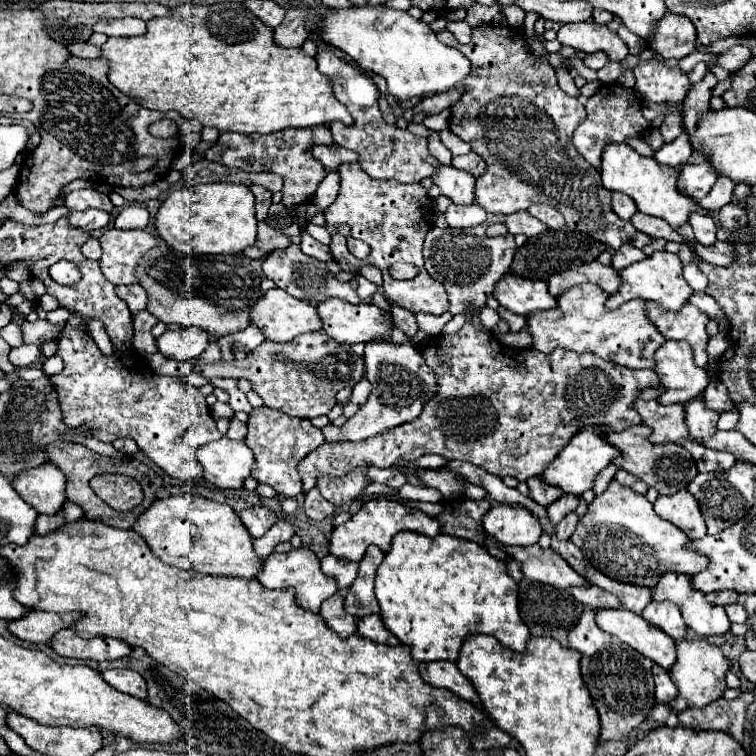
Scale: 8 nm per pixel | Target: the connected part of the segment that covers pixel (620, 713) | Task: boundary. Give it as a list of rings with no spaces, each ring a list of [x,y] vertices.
[[[584,610],[578,624],[568,634],[570,648],[582,654],[582,678],[592,694],[594,706],[598,708],[602,730],[602,740],[626,740],[632,730],[636,730],[656,704],[654,700],[654,682],[652,682],[652,666],[654,662],[644,658],[634,648],[626,646],[618,638],[606,634],[596,624],[596,612]]]

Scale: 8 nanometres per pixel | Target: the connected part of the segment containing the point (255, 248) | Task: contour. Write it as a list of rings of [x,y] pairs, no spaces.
[[[258,222],[258,236],[252,246],[244,250],[248,258],[264,258],[276,248],[286,248],[290,244],[290,238],[284,236],[282,232],[270,228],[266,222]]]

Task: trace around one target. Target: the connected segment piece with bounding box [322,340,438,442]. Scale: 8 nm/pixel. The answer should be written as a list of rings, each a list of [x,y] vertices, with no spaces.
[[[374,340],[374,342],[366,344],[364,364],[366,364],[366,376],[372,384],[372,392],[370,392],[368,400],[360,406],[360,410],[352,418],[348,418],[348,422],[342,428],[336,428],[334,424],[326,424],[322,428],[324,438],[328,442],[338,442],[338,440],[356,440],[358,442],[358,440],[374,436],[382,430],[416,420],[420,416],[420,412],[424,410],[426,402],[430,398],[434,398],[438,392],[436,374],[430,370],[430,366],[422,358],[420,350],[416,350],[410,342],[396,346],[388,340]]]

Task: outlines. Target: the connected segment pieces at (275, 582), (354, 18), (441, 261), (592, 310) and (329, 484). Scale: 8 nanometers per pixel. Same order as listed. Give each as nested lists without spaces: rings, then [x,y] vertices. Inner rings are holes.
[[[298,548],[298,550],[290,550],[286,554],[270,554],[266,560],[264,560],[264,566],[262,566],[262,572],[258,574],[258,582],[264,586],[264,588],[270,588],[270,590],[276,590],[276,588],[296,588],[296,600],[302,608],[310,610],[310,612],[320,612],[320,604],[330,598],[338,586],[336,586],[336,580],[332,580],[330,576],[326,576],[320,568],[320,560],[316,558],[316,554],[308,548]]]
[[[386,6],[330,10],[320,34],[328,44],[346,52],[362,70],[384,76],[388,92],[402,102],[446,92],[470,74],[470,60],[466,60],[466,56],[456,48],[442,44],[428,24],[412,18],[408,12]]]
[[[430,228],[424,240],[424,260],[426,270],[434,280],[440,280],[448,292],[450,298],[450,312],[452,314],[466,314],[466,310],[472,306],[474,312],[470,316],[470,322],[478,328],[480,322],[480,310],[486,304],[486,300],[492,296],[496,282],[508,272],[512,258],[516,252],[516,242],[512,234],[488,238],[484,232],[480,234],[478,228],[458,230],[458,228]]]
[[[582,284],[578,288],[570,288],[570,292],[566,292],[566,296],[558,298],[558,308],[550,310],[550,312],[534,312],[534,316],[530,316],[530,320],[526,320],[528,328],[532,332],[532,338],[534,338],[532,346],[538,348],[540,352],[550,352],[556,346],[574,350],[574,352],[594,352],[594,354],[602,356],[604,360],[612,360],[626,368],[654,368],[654,364],[656,364],[654,354],[666,342],[666,338],[648,320],[646,300],[630,300],[616,310],[608,310],[604,304],[606,300],[608,300],[608,294],[602,288],[598,288],[596,284]]]
[[[362,464],[362,466],[354,468],[352,472],[344,474],[342,478],[340,478],[340,476],[322,474],[322,476],[318,476],[318,480],[316,480],[316,488],[318,488],[320,494],[322,494],[328,502],[332,502],[334,506],[338,506],[338,508],[348,506],[348,504],[352,504],[354,500],[360,500],[364,488],[370,484],[370,478],[366,476],[366,470],[368,470],[368,468],[370,468],[368,464]]]

